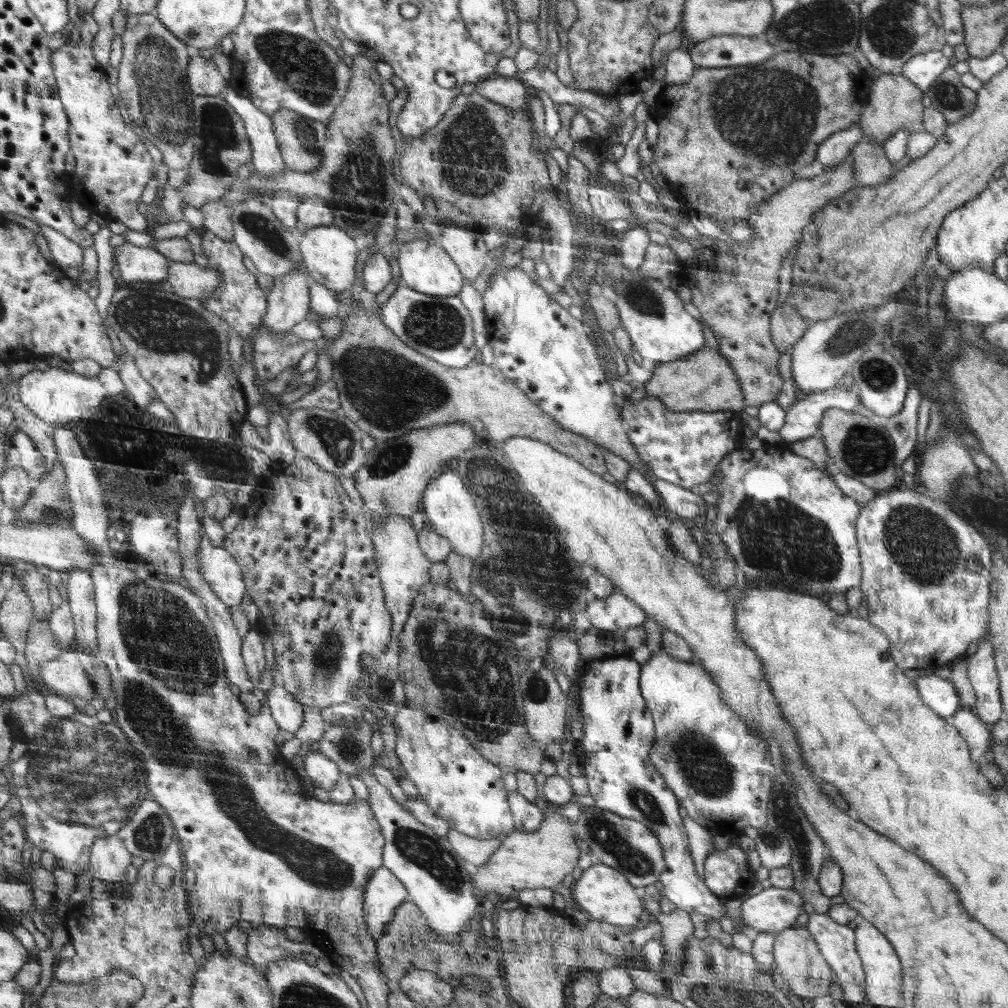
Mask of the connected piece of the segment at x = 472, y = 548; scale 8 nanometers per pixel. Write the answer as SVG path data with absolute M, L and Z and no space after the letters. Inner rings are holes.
M449 466L430 481L426 486L425 493L421 498L420 508L424 514L427 524L444 538L451 542L452 551L461 556L478 558L485 547L486 542L482 542L482 522L480 522L480 510L476 505L476 498L473 492L461 478L458 471L453 466Z

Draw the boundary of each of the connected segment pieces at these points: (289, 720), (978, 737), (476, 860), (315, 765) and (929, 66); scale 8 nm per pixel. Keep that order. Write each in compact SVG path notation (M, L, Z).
M281 683L262 694L281 730L296 733L304 721L304 706Z
M963 707L957 710L949 719L950 723L957 727L957 730L964 735L965 741L972 752L972 759L978 762L978 758L991 748L990 730L980 720L980 717L970 712L970 708Z
M451 830L446 837L455 851L472 865L485 865L491 854L500 846L501 838L478 840Z
M308 751L303 761L305 770L315 788L324 788L324 790L330 791L342 776L337 763L318 751Z
M937 50L917 54L899 70L918 89L928 91L930 86L948 70L948 57Z

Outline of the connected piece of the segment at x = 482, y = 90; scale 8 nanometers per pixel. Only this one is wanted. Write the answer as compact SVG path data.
M496 76L488 81L479 82L475 92L510 111L516 111L518 106L526 102L526 96L528 96L526 86L516 77Z

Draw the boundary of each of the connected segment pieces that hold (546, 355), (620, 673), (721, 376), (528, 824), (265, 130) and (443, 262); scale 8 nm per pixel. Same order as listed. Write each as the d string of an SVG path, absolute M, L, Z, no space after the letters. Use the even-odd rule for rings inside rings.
M520 267L498 271L481 295L484 302L485 328L489 340L487 343L492 347L496 366L518 387L518 390L526 395L526 398L537 403L564 430L594 440L601 450L604 448L604 450L609 450L625 458L633 469L637 469L644 478L649 480L670 512L692 519L706 512L706 503L704 503L702 495L694 494L690 492L690 489L658 478L647 467L648 464L638 456L631 438L626 432L621 412L615 403L612 385L606 381L606 372L603 370L601 362L598 362L596 350L588 338L588 328L584 328L580 324L580 320L572 318L568 314L568 309L560 308L560 304L552 299L551 295L548 296Z
M630 654L613 656L591 661L584 665L580 673L580 688L578 688L580 702L580 722L583 727L583 735L575 745L574 754L580 760L580 766L584 768L585 777L589 786L589 795L595 800L596 806L601 809L609 809L610 812L622 818L631 818L645 823L650 831L657 836L662 845L664 863L667 867L660 876L659 887L662 895L670 902L676 904L678 909L687 910L691 914L697 912L712 920L718 920L727 916L725 914L725 900L710 892L709 887L696 876L694 862L690 858L688 850L688 838L686 830L682 826L680 818L680 806L674 790L665 783L665 780L657 772L650 755L655 741L655 724L648 710L646 701L640 696L638 678L640 678L640 664L632 660Z
M703 346L700 351L690 354L687 357L678 359L677 361L665 362L656 364L652 379L647 381L646 396L653 396L659 398L667 409L673 411L706 411L714 412L720 410L741 410L743 408L745 395L741 389L741 384L737 378L737 374L728 359L718 350L713 350L708 346Z
M516 791L509 792L509 806L516 822L516 831L520 833L534 833L546 817L546 808L541 802L532 803Z
M232 87L228 88L228 93L228 103L246 123L246 135L252 149L252 166L256 172L273 179L286 166L278 149L278 139L274 135L271 118L260 112L248 98Z
M426 237L416 238L409 242L395 246L396 257L400 267L400 282L410 288L422 291L424 294L435 297L456 297L460 288L464 286L464 275L458 270L452 257L436 246Z

